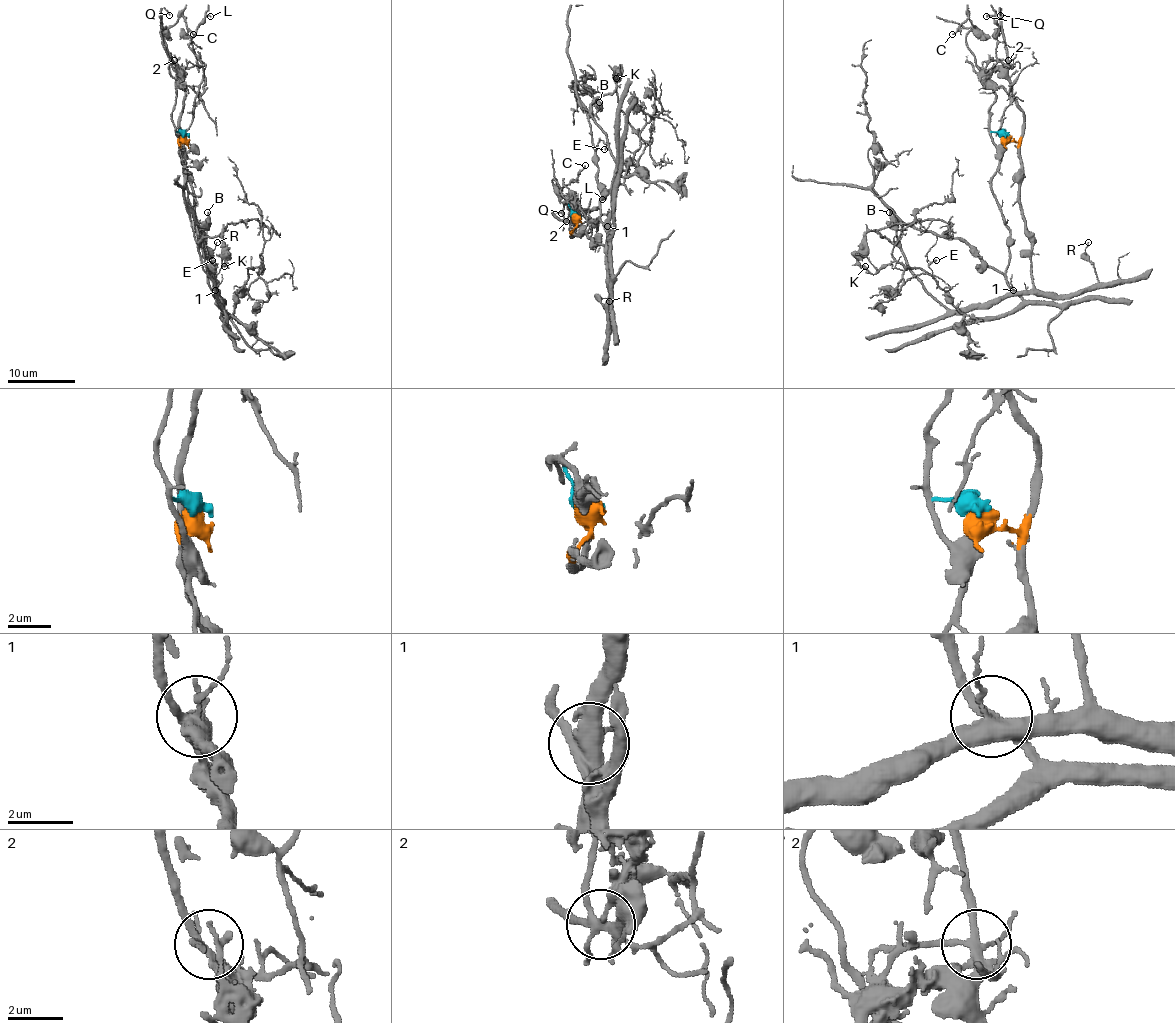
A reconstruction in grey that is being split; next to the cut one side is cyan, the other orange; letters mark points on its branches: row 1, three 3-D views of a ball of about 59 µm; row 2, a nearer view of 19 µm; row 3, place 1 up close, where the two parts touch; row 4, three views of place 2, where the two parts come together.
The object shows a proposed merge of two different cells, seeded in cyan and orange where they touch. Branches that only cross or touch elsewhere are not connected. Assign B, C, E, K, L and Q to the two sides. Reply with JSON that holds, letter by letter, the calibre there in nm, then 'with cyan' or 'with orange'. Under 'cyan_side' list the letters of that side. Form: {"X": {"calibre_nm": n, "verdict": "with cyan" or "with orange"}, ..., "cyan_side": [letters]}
{"B": {"calibre_nm": 240, "verdict": "with cyan"}, "C": {"calibre_nm": 120, "verdict": "with cyan"}, "E": {"calibre_nm": 100, "verdict": "with cyan"}, "K": {"calibre_nm": 140, "verdict": "with orange"}, "L": {"calibre_nm": 150, "verdict": "with orange"}, "Q": {"calibre_nm": 130, "verdict": "with orange"}, "cyan_side": ["B", "C", "E"]}

